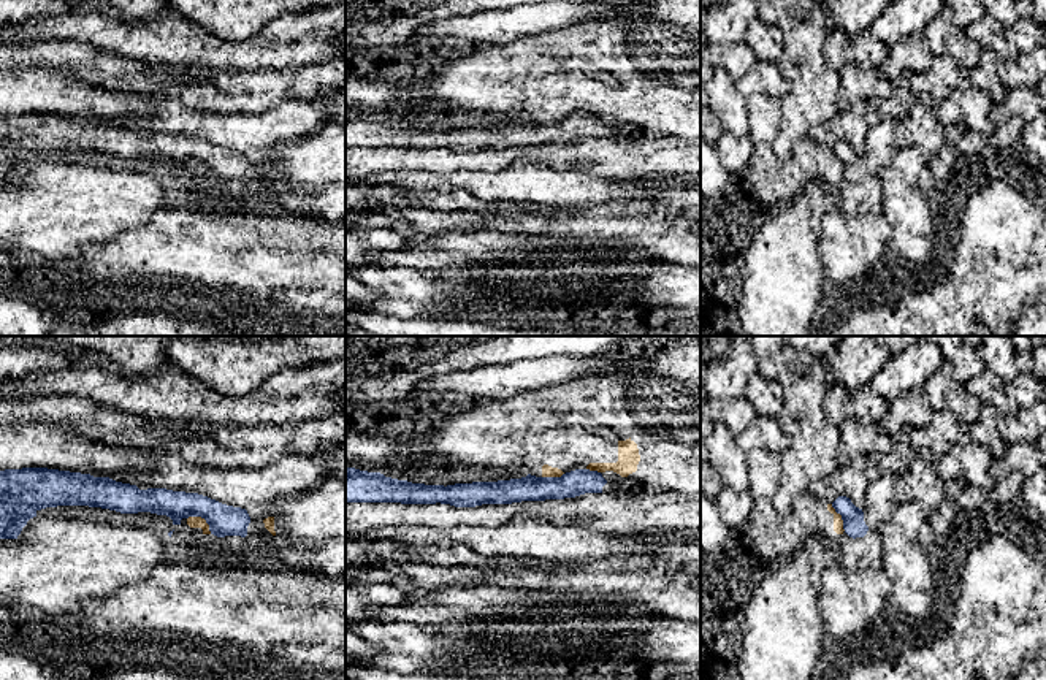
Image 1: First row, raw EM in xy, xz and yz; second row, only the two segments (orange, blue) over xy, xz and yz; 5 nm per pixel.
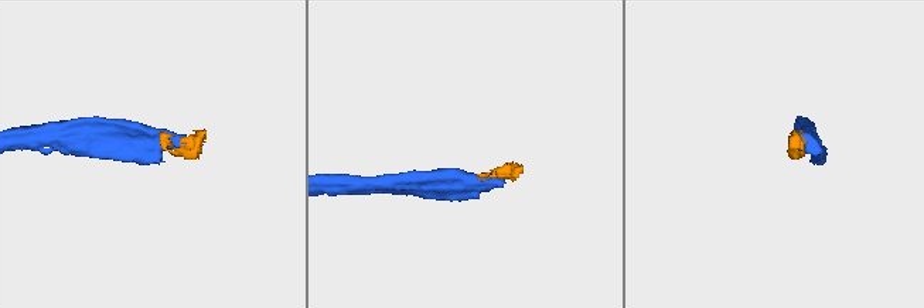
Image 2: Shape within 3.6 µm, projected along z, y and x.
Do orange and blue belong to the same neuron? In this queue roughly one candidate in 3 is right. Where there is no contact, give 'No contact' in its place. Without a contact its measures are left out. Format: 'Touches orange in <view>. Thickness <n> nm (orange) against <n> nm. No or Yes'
Touches orange in xy. Thickness 60 nm (orange) against 160 nm. No

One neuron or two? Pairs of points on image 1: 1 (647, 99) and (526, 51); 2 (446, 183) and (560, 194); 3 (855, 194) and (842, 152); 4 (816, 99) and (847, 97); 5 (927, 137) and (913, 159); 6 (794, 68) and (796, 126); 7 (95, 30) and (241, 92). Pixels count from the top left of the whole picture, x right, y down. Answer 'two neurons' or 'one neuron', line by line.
1: one neuron
2: one neuron
3: one neuron
4: two neurons
5: two neurons
6: one neuron
7: two neurons

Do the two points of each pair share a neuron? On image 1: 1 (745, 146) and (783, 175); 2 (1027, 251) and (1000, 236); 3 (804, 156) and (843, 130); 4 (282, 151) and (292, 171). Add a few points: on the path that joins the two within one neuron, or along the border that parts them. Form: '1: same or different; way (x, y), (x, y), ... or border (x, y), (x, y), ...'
1: different; border (748, 133), (755, 145), (750, 159)
2: same; way (1021, 251), (1015, 251), (1007, 243)
3: different; border (807, 137), (831, 149)
4: same; way (284, 156), (287, 167)

